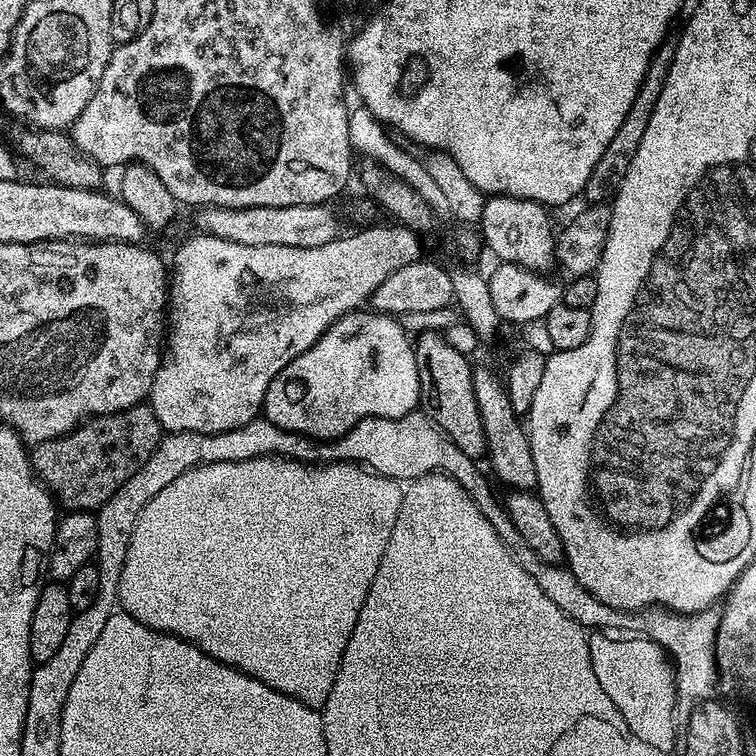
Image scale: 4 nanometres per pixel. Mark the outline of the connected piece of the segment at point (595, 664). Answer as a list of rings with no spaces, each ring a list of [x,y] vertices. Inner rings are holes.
[[[595,631],[589,635],[588,645],[590,646],[591,666],[594,674],[597,675],[598,682],[601,683],[602,690],[609,695],[614,706],[619,708],[624,724],[642,739],[642,742],[649,743],[651,748],[670,748],[678,746],[678,737],[681,735],[682,728],[676,725],[677,706],[676,706],[676,686],[674,683],[674,670],[668,661],[667,653],[664,648],[652,641],[639,640],[617,636],[610,638],[609,633]]]

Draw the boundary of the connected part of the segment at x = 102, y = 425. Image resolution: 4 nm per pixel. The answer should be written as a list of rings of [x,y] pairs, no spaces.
[[[151,403],[136,404],[114,414],[94,416],[80,427],[31,449],[32,470],[65,509],[95,513],[154,454],[162,429]]]

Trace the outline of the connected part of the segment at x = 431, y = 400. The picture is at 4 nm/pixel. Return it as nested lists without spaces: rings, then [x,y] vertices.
[[[439,332],[420,334],[414,347],[420,383],[420,408],[424,415],[452,439],[462,454],[473,458],[483,457],[488,447],[486,434],[482,430],[482,418],[478,414],[478,402],[474,398],[473,365],[468,364],[469,357],[454,350],[446,336]]]

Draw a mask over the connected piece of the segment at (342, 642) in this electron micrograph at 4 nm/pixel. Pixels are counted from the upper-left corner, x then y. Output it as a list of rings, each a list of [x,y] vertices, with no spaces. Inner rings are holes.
[[[259,456],[242,462],[214,462],[213,464],[200,464],[197,468],[188,468],[186,474],[174,478],[174,482],[170,482],[170,486],[158,490],[158,494],[154,494],[154,498],[150,498],[150,502],[146,502],[146,506],[142,506],[142,514],[138,514],[138,518],[134,522],[134,534],[130,534],[130,550],[126,550],[126,566],[122,566],[118,597],[119,607],[123,611],[129,612],[134,618],[138,618],[138,622],[142,622],[159,632],[169,632],[172,636],[188,640],[194,646],[202,649],[210,658],[214,658],[223,664],[229,664],[231,668],[245,672],[247,676],[258,678],[258,682],[266,682],[266,686],[270,686],[306,706],[317,710],[323,709],[326,698],[330,698],[330,690],[334,690],[334,682],[338,678],[342,654],[346,654],[346,642],[350,642],[350,634],[354,634],[354,626],[358,622],[358,614],[366,602],[366,594],[370,594],[370,586],[374,586],[374,574],[378,574],[382,554],[386,554],[386,542],[390,542],[390,534],[394,534],[394,522],[398,522],[398,510],[402,506],[403,497],[404,488],[401,481],[392,480],[389,476],[380,476],[371,468],[365,468],[351,462],[320,462],[315,464],[302,460],[285,460],[282,456]]]

